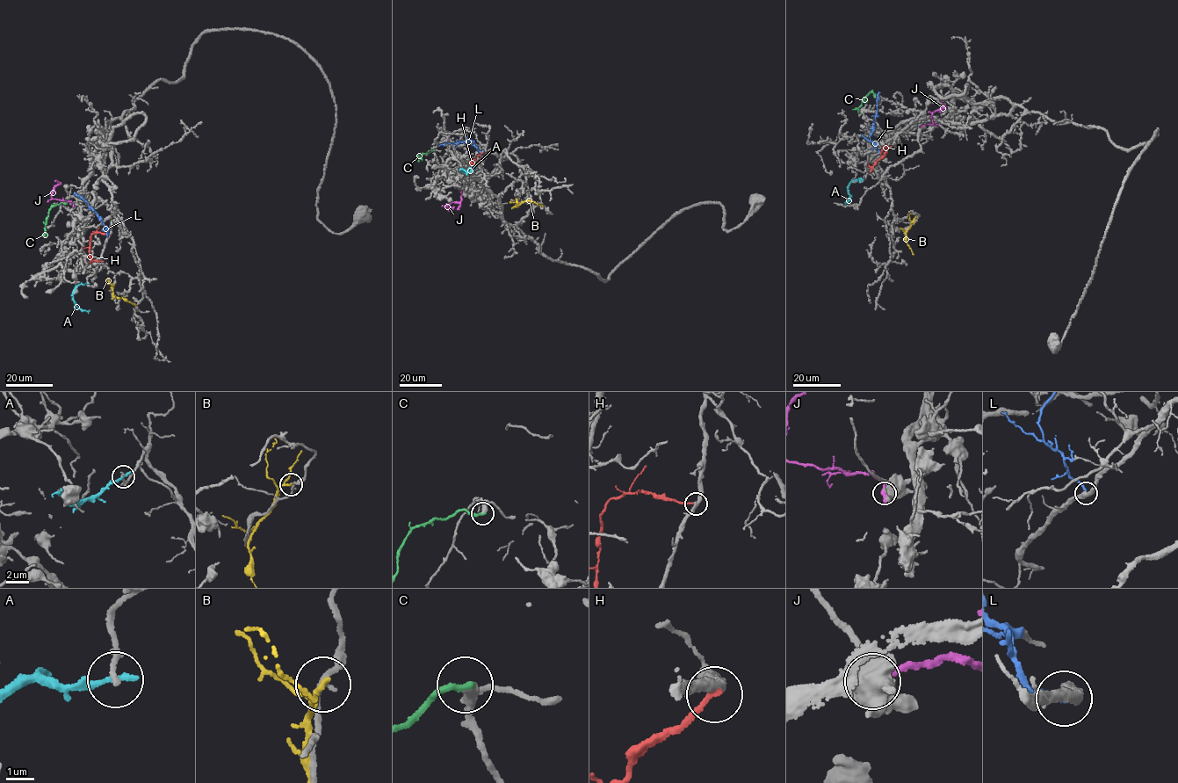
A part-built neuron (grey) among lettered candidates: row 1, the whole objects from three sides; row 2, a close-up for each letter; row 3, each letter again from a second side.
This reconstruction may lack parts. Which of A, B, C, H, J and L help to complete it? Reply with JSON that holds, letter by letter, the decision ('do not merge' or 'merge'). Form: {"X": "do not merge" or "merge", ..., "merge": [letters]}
{"A": "do not merge", "B": "do not merge", "C": "merge", "H": "do not merge", "J": "do not merge", "L": "do not merge", "merge": ["C"]}

